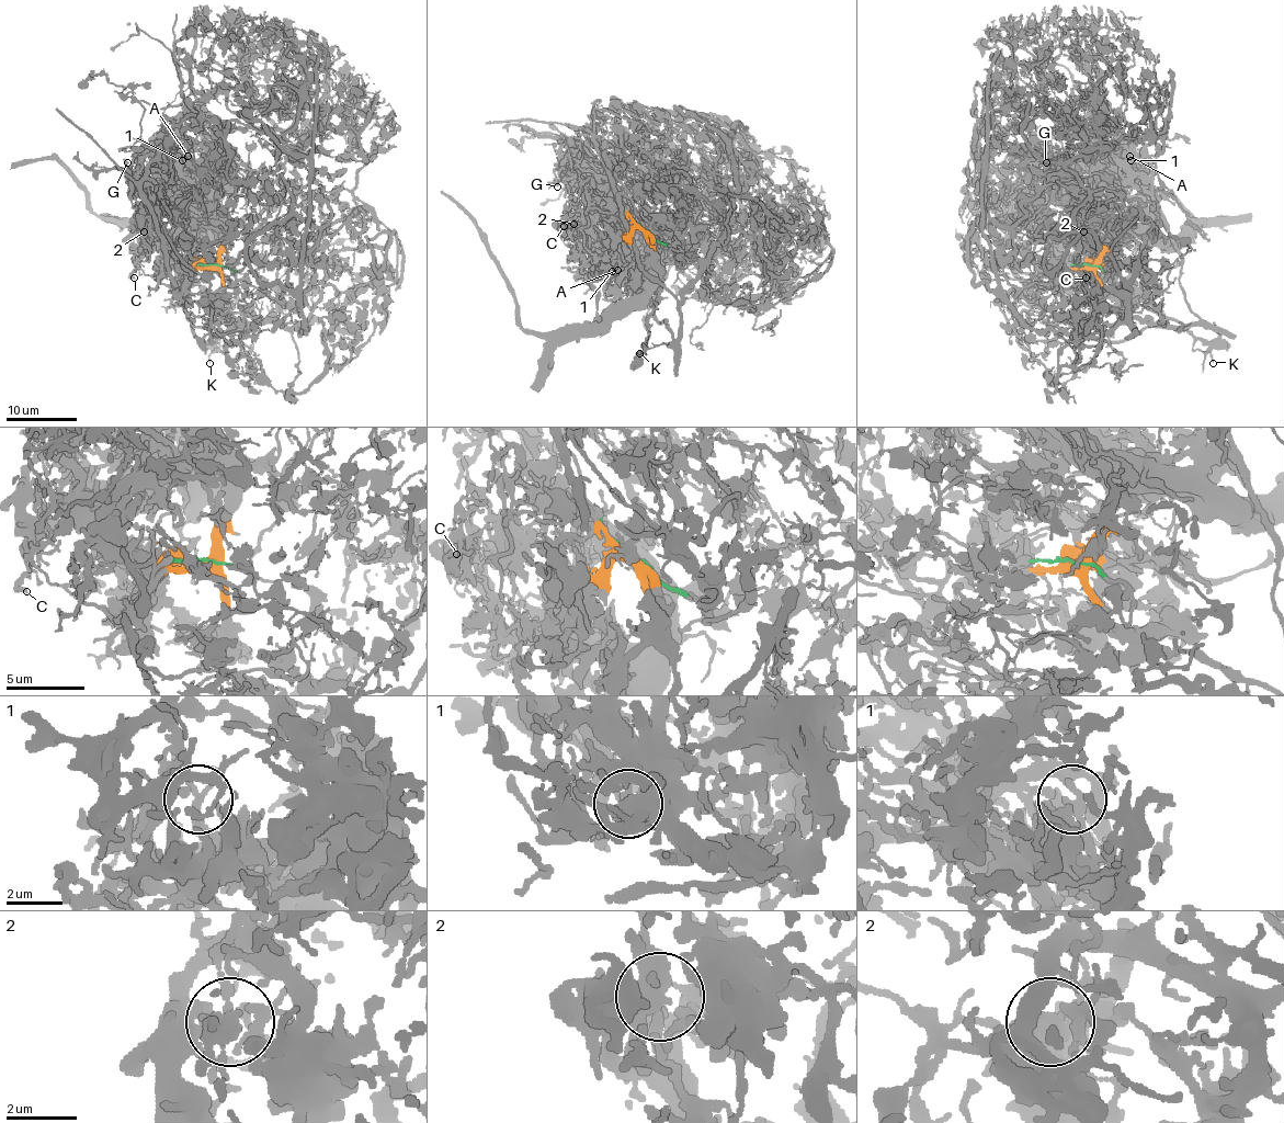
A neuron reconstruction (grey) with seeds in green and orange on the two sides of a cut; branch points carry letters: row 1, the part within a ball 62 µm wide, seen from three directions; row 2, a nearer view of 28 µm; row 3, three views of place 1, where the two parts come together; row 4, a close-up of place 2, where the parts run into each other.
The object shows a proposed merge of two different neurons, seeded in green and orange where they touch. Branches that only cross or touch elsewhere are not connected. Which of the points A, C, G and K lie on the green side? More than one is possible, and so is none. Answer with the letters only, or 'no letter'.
no letter

